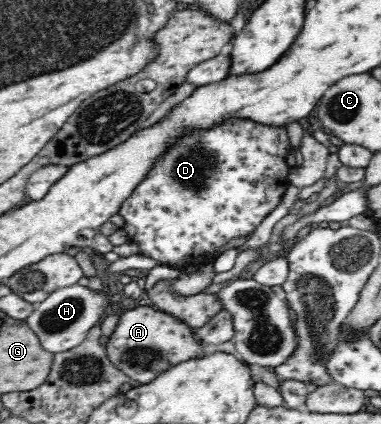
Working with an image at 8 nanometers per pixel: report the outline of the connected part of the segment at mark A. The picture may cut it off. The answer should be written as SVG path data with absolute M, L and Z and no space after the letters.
M139 306L117 317L116 326L105 345L107 358L114 367L125 373L130 380L149 384L167 369L197 358L200 343L182 321L151 306Z

